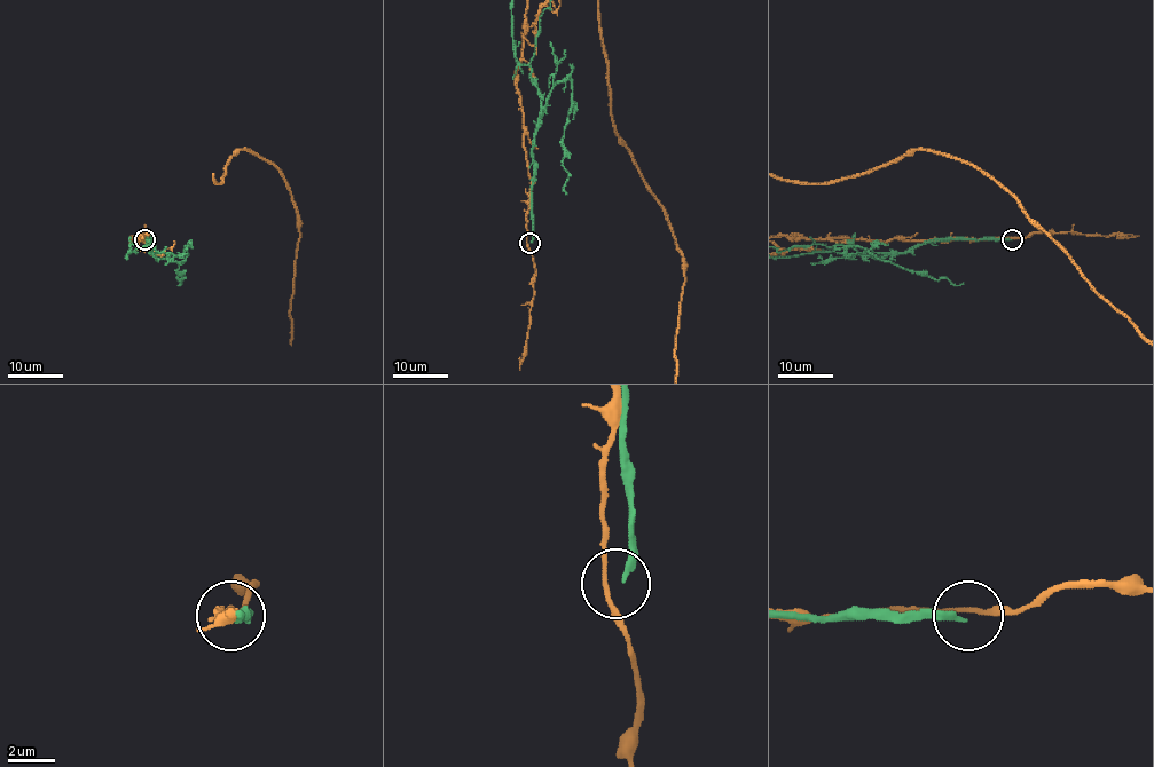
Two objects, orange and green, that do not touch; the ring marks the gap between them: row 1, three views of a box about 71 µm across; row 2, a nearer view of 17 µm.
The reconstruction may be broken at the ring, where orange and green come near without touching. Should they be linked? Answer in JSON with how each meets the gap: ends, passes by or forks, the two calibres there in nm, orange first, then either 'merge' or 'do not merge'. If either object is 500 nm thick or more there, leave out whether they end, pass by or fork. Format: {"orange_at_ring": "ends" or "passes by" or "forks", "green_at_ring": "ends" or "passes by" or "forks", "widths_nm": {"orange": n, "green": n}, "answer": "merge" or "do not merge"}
{"orange_at_ring": "passes by", "green_at_ring": "ends", "widths_nm": {"orange": 200, "green": 200}, "answer": "do not merge"}

